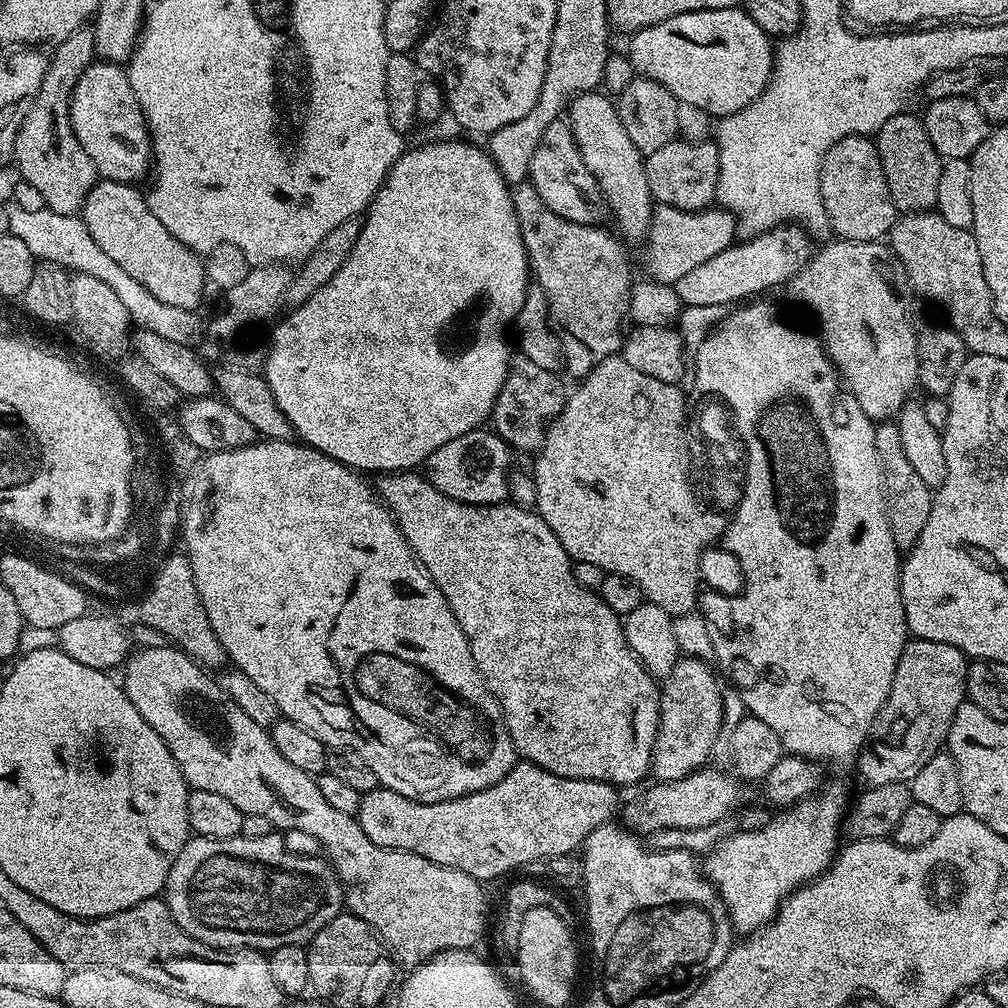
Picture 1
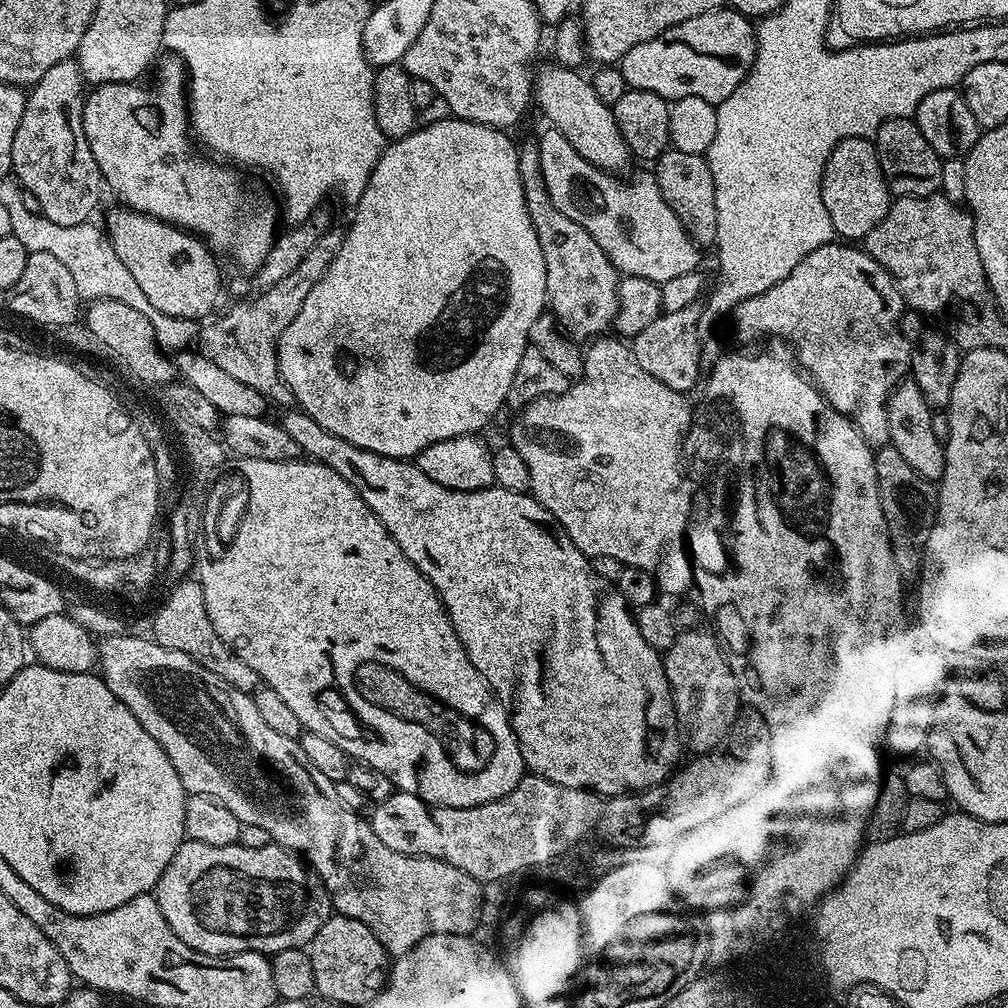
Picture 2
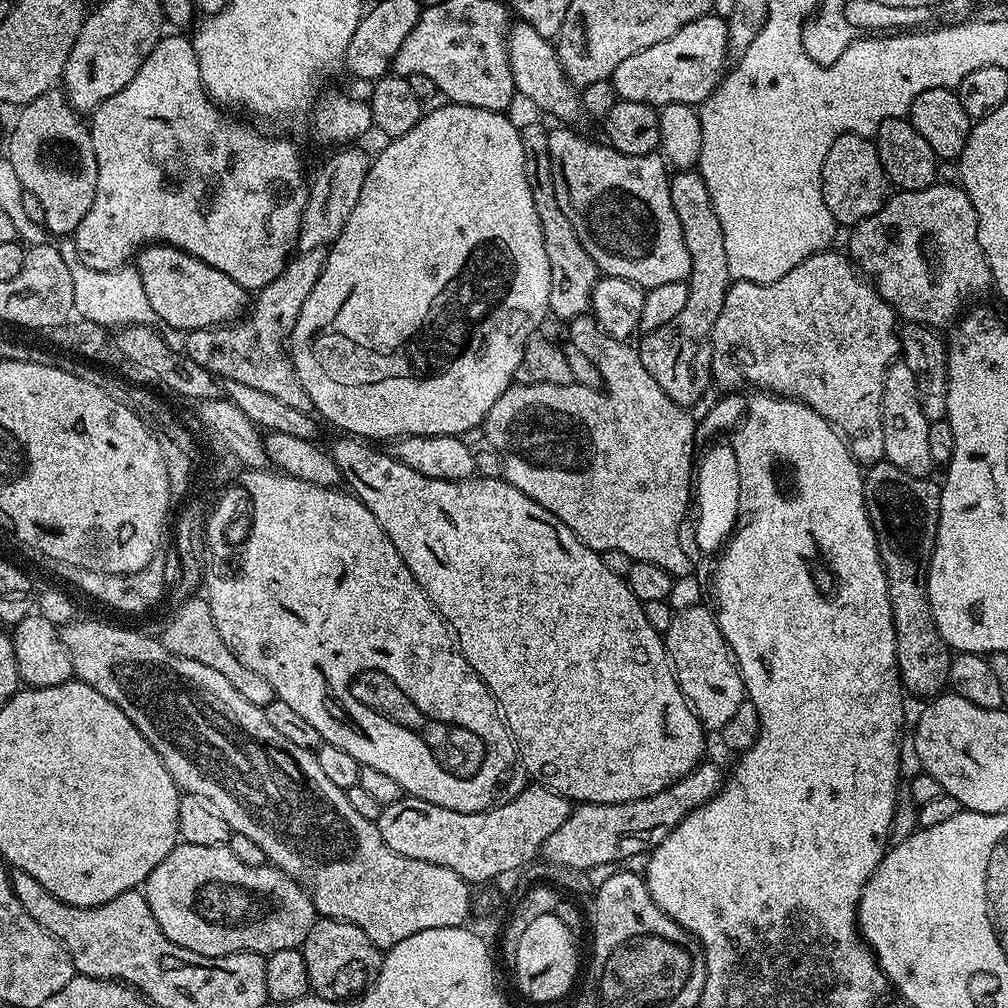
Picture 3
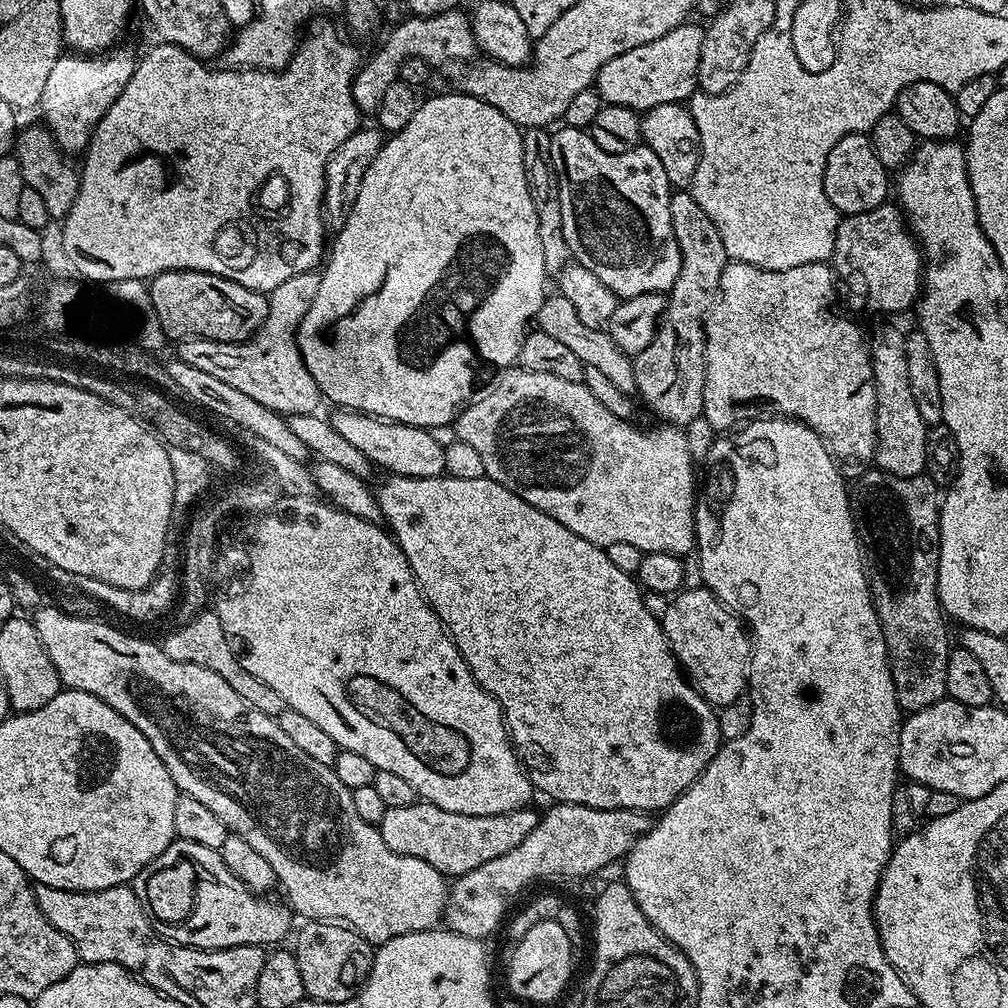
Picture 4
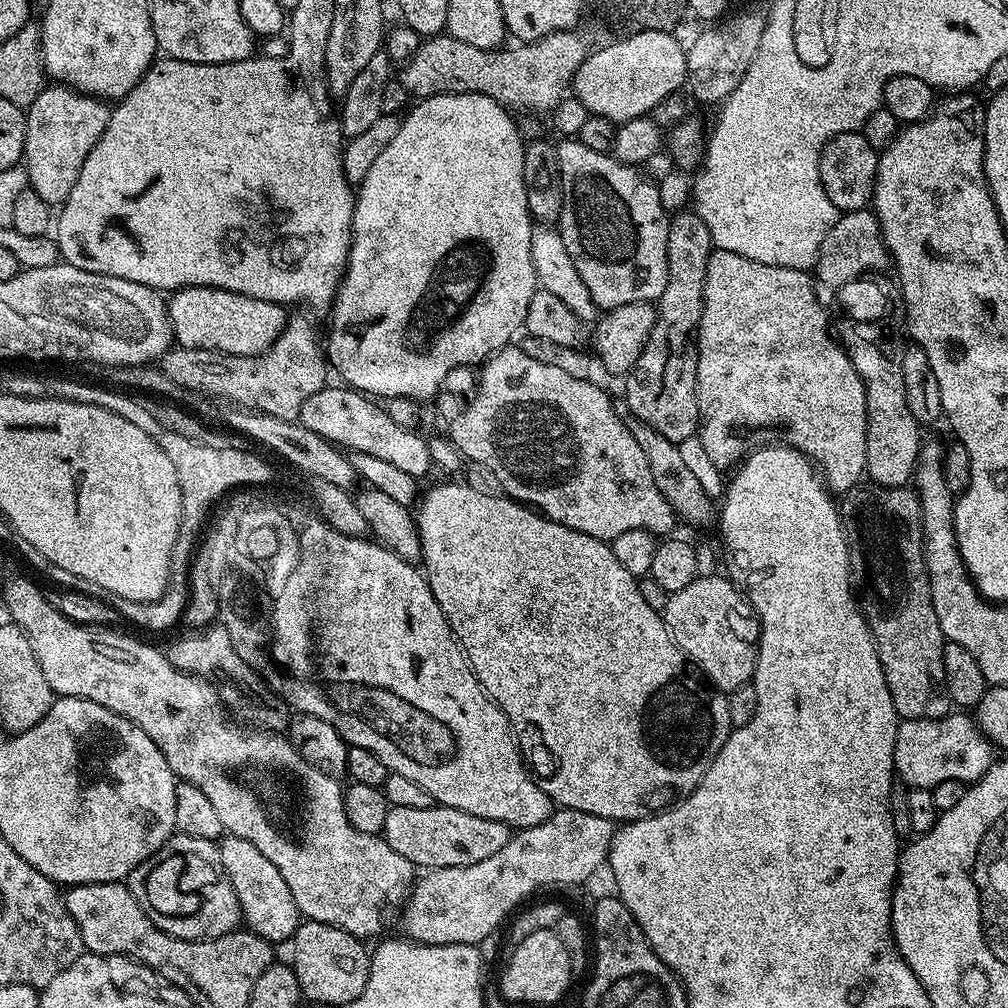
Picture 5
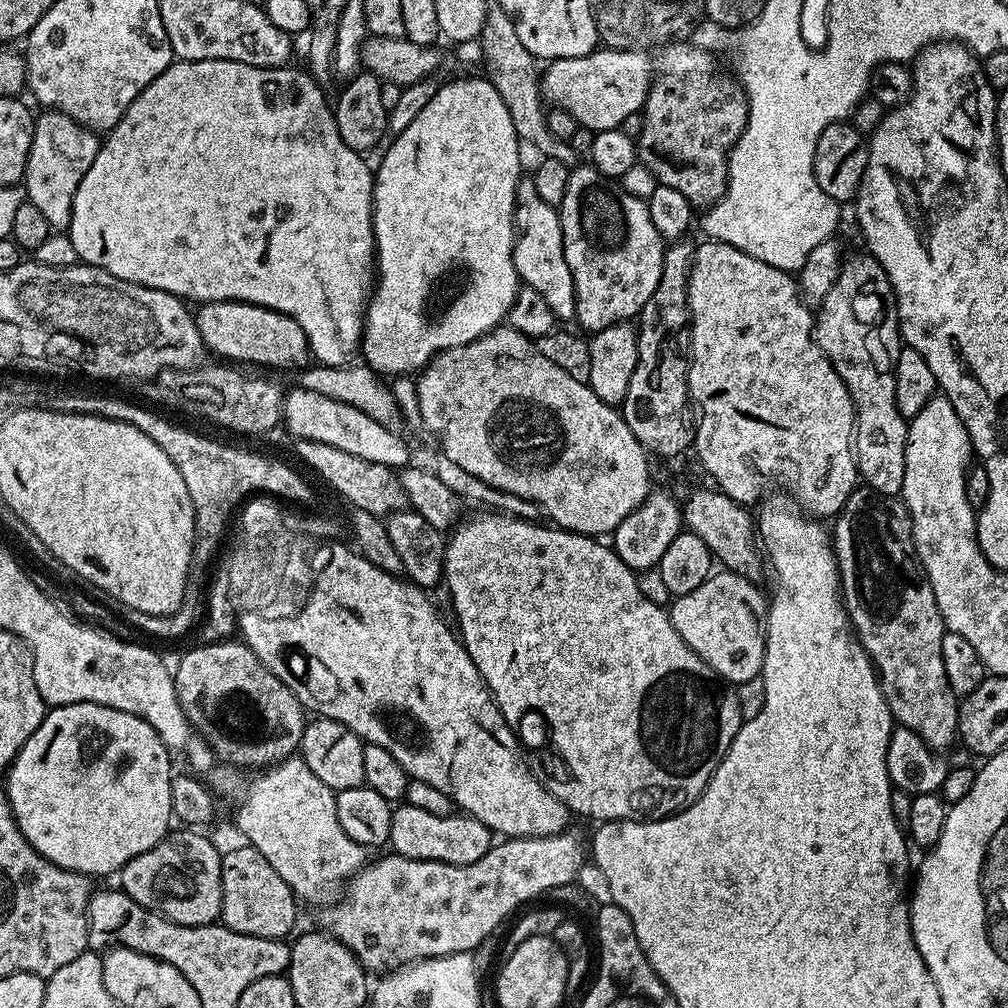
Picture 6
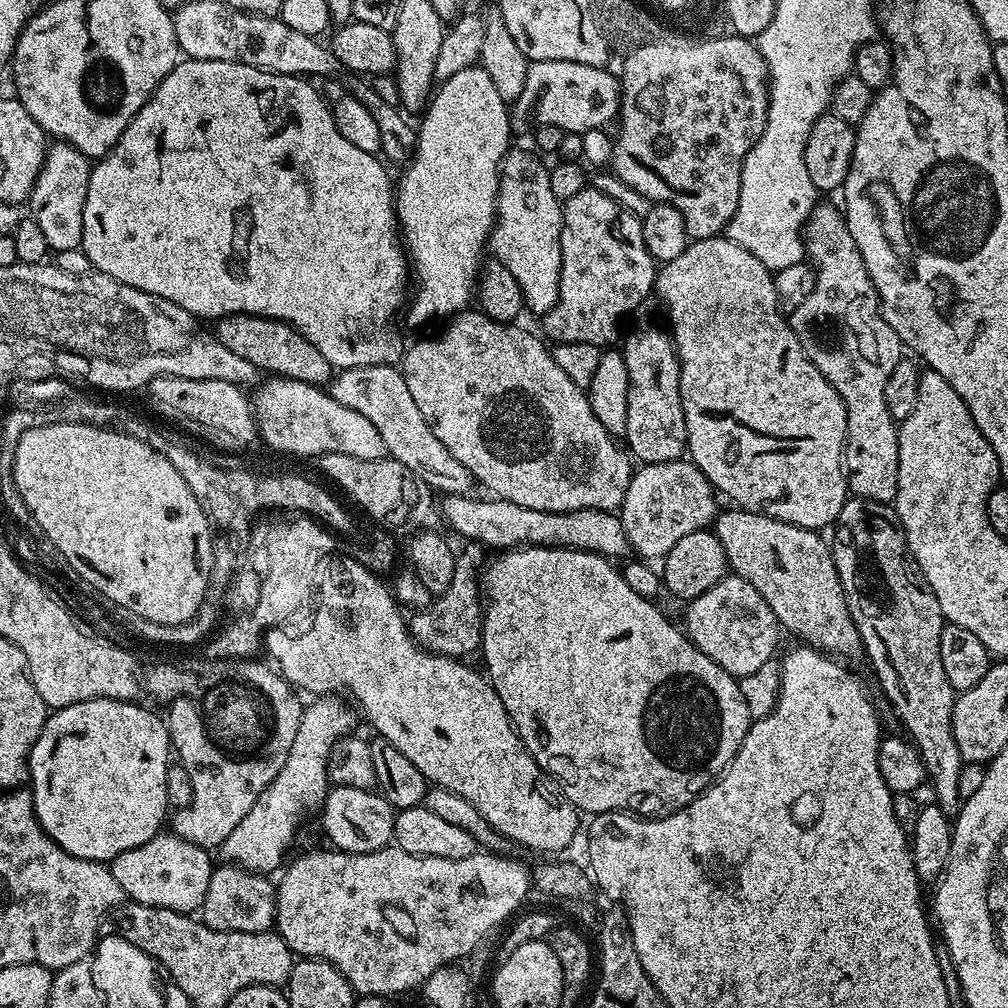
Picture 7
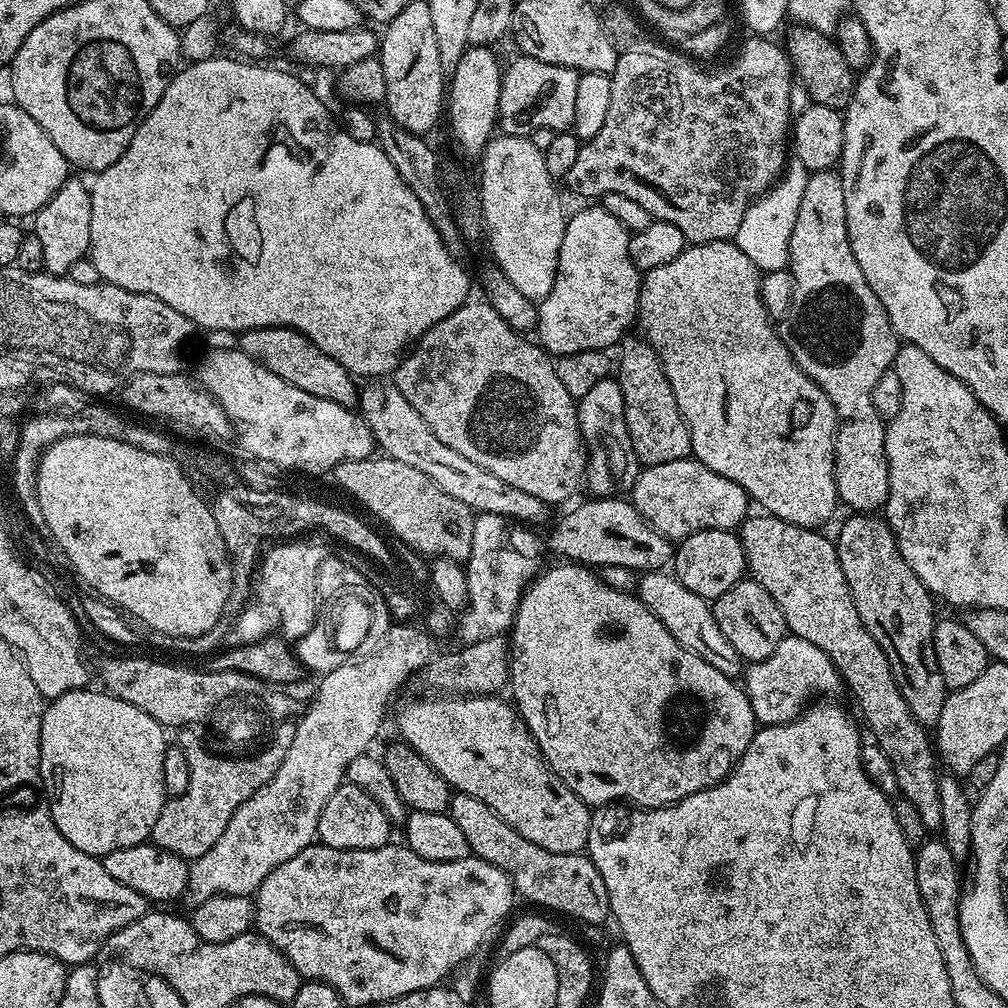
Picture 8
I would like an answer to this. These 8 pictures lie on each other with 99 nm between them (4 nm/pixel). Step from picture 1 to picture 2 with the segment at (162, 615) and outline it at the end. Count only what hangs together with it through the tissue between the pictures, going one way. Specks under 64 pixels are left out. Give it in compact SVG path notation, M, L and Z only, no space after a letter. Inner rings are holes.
M185 578L171 585L172 593L164 600L164 605L156 612L156 617L150 620L150 636L158 646L166 646L166 650L182 650L198 666L206 666L210 674L214 674L222 682L234 686L246 693L253 693L261 687L262 681L222 638L218 638L218 630L214 630L214 622L210 622L210 614L206 614L206 598L202 594L200 581L195 578Z

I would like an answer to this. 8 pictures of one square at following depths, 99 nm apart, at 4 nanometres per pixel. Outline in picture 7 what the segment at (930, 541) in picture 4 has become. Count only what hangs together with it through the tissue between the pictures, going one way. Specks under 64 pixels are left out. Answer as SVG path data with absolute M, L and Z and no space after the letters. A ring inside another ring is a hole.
M850 498L842 506L834 525L836 533L830 536L832 557L838 570L838 578L844 587L844 597L850 614L858 626L858 634L864 643L866 660L876 671L876 680L884 691L886 699L892 703L894 711L904 723L907 739L916 745L924 763L925 777L932 784L934 802L950 818L960 812L961 798L958 794L958 777L964 769L962 754L958 754L958 742L954 742L954 702L957 693L953 692L946 670L942 670L942 630L944 615L938 606L938 598L928 588L910 553L904 537L904 529L896 513L889 505L873 500Z

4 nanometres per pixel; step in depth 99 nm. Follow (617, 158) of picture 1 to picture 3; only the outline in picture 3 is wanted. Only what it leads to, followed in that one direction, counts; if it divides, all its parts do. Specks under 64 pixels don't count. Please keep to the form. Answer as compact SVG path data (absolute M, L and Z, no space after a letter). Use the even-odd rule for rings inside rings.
M516 22L506 33L508 65L516 83L517 93L525 96L536 108L541 108L556 122L572 122L582 116L580 94L577 88L566 78L562 66L558 62L555 43L549 37L538 34L534 26Z

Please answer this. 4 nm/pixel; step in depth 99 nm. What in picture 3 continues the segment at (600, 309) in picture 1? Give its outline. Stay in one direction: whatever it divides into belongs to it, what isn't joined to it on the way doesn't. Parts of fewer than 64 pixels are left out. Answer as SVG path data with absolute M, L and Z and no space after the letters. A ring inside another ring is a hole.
M540 124L519 125L522 138L522 154L526 166L526 182L530 182L530 195L534 197L534 210L538 210L538 222L542 222L542 238L546 242L546 258L550 258L550 302L548 311L554 317L571 322L576 316L585 315L592 307L592 291L598 279L596 264L582 250L570 218L562 214L556 197L552 194L552 177L548 167L549 129Z

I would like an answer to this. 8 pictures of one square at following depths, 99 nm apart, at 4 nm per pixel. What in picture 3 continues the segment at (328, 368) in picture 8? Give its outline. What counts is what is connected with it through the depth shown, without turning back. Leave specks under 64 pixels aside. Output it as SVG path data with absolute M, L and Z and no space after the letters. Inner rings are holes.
M168 244L141 248L134 267L140 271L142 290L146 290L146 299L154 306L154 314L165 324L183 332L227 326L239 321L245 315L244 307L247 304L249 307L249 289L238 286L238 282L222 274L222 270L214 270L214 266Z

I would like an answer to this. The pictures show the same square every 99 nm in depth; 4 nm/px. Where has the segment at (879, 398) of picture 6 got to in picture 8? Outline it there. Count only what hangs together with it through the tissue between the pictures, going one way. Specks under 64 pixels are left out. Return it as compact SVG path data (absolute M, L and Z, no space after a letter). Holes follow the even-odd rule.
M829 170L826 172L814 172L809 175L806 182L806 191L802 193L802 202L798 206L798 218L794 222L794 230L790 234L790 250L788 251L788 263L794 282L794 294L792 295L792 310L790 313L790 321L792 320L792 329L783 333L784 345L790 350L790 354L794 358L794 362L798 362L800 367L815 384L826 394L826 398L830 398L830 402L836 411L836 419L839 421L836 426L836 494L841 505L844 504L856 514L876 514L883 509L884 503L888 500L888 491L890 490L890 478L888 477L888 463L886 462L886 434L884 433L886 422L878 414L878 410L874 410L874 398L872 391L874 385L878 383L878 378L882 378L882 374L886 374L896 362L896 349L898 347L898 337L890 318L886 314L886 310L882 306L882 302L878 302L878 298L874 294L874 290L870 290L870 286L866 282L866 274L862 274L862 266L858 266L858 258L854 258L852 247L850 246L850 238L848 237L848 227L846 226L846 194L844 193L844 183L840 177L839 171Z

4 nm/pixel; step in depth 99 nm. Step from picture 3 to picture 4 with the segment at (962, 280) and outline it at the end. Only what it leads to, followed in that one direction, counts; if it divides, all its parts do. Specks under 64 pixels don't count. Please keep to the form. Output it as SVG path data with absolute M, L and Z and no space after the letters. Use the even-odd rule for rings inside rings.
M885 202L869 212L844 216L836 231L830 264L835 275L841 281L848 280L854 291L869 292L880 300L884 312L904 312L908 307L909 311L920 299L924 257L895 203Z

